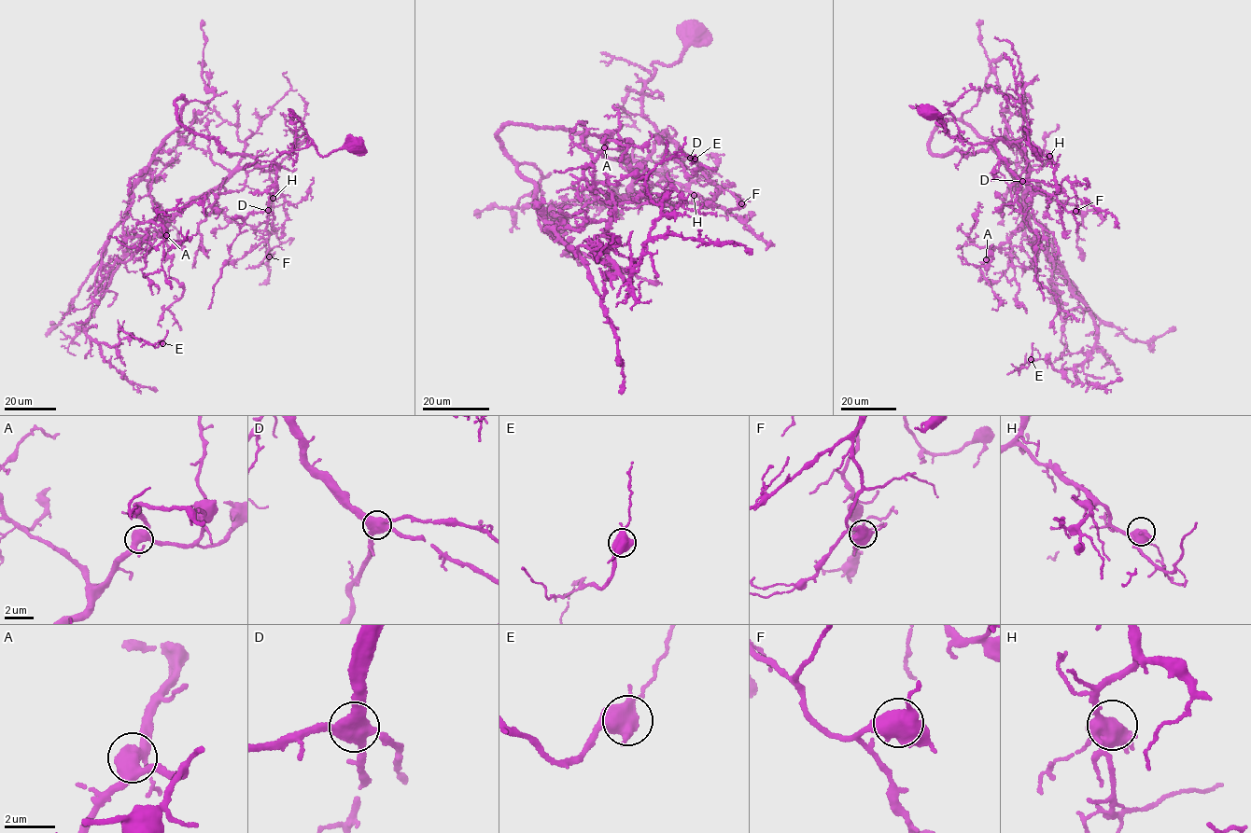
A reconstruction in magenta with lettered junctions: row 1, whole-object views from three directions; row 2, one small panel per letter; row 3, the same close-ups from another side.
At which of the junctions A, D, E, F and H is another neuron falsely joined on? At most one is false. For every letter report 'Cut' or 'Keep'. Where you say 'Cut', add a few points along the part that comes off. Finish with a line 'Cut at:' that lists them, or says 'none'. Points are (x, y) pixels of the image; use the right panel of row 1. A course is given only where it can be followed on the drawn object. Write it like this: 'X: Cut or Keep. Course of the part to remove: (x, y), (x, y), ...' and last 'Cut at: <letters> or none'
A: Keep
D: Keep
E: Keep
F: Keep
H: Keep
Cut at: none

